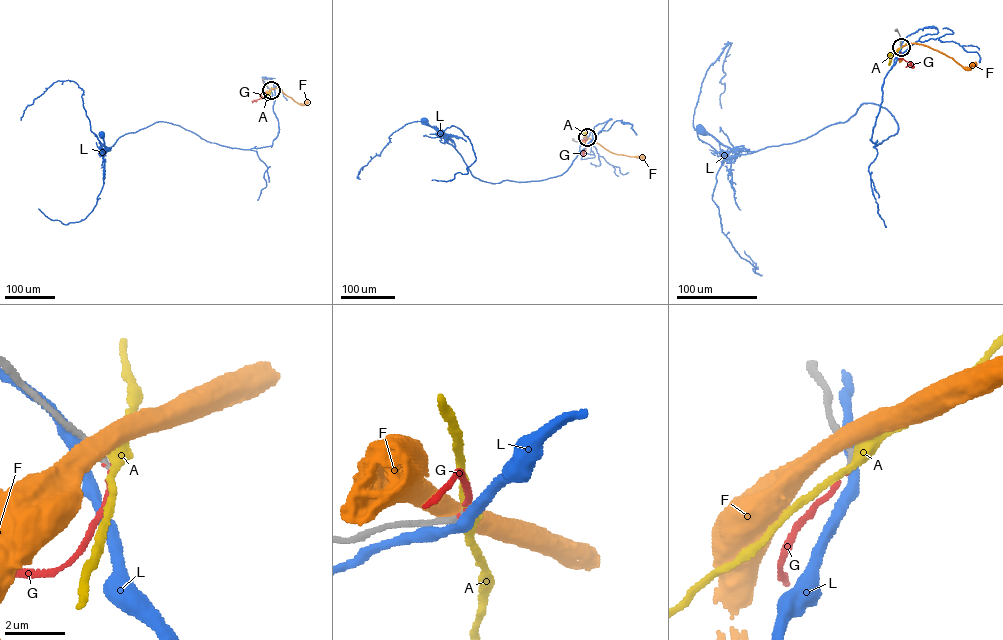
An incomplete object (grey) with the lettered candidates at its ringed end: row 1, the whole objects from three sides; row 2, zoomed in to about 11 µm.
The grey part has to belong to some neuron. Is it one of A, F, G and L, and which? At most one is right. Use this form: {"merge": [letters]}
{"merge": ["G"]}

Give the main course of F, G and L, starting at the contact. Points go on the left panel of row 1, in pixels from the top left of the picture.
F: (270, 89), (280, 88), (300, 104), (307, 102)
G: (271, 90), (252, 101), (256, 102)
L: (270, 89), (279, 129), (271, 146), (231, 148), (163, 121), (126, 133), (109, 149), (102, 135)

